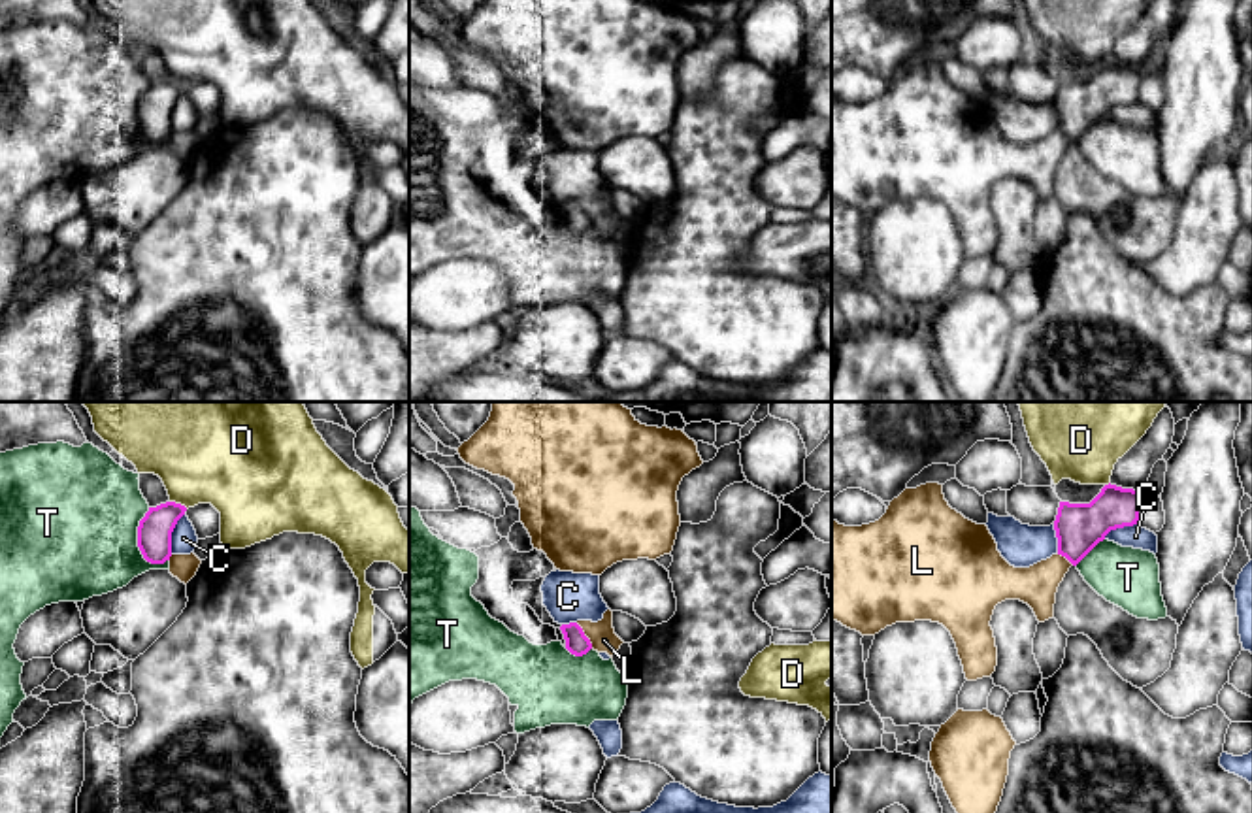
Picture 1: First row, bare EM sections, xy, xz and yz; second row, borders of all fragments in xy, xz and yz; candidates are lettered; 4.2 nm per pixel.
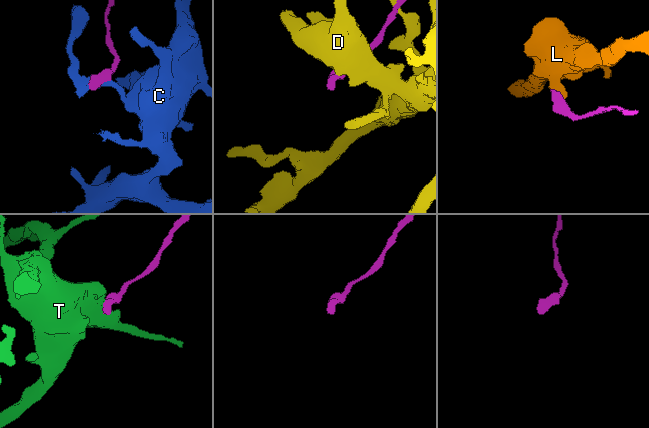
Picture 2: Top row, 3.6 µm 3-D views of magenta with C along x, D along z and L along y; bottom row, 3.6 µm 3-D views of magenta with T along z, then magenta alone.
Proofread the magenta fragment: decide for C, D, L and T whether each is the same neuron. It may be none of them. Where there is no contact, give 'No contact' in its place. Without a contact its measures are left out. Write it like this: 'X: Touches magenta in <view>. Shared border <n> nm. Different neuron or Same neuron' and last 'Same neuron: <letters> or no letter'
C: Touches magenta in xy. Shared border 190 nm. Different neuron
D: Touches magenta in xy. Shared border 90 nm. Different neuron
L: Touches magenta in xz. Shared border 130 nm. Different neuron
T: Touches magenta in xy. Shared border 260 nm. Different neuron
Same neuron: no letter

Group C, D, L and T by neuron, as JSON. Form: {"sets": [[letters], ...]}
{"sets": [["C"], ["D"], ["L"], ["T"]]}

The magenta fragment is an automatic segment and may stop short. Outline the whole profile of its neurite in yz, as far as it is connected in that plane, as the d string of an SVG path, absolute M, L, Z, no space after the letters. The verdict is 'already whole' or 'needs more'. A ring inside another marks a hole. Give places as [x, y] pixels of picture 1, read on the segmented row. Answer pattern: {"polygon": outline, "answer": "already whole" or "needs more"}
{"polygon": "M1109 483L1090 504L1060 502L1058 555L1077 566L1111 530L1137 524L1141 500L1141 490Z", "answer": "already whole"}

